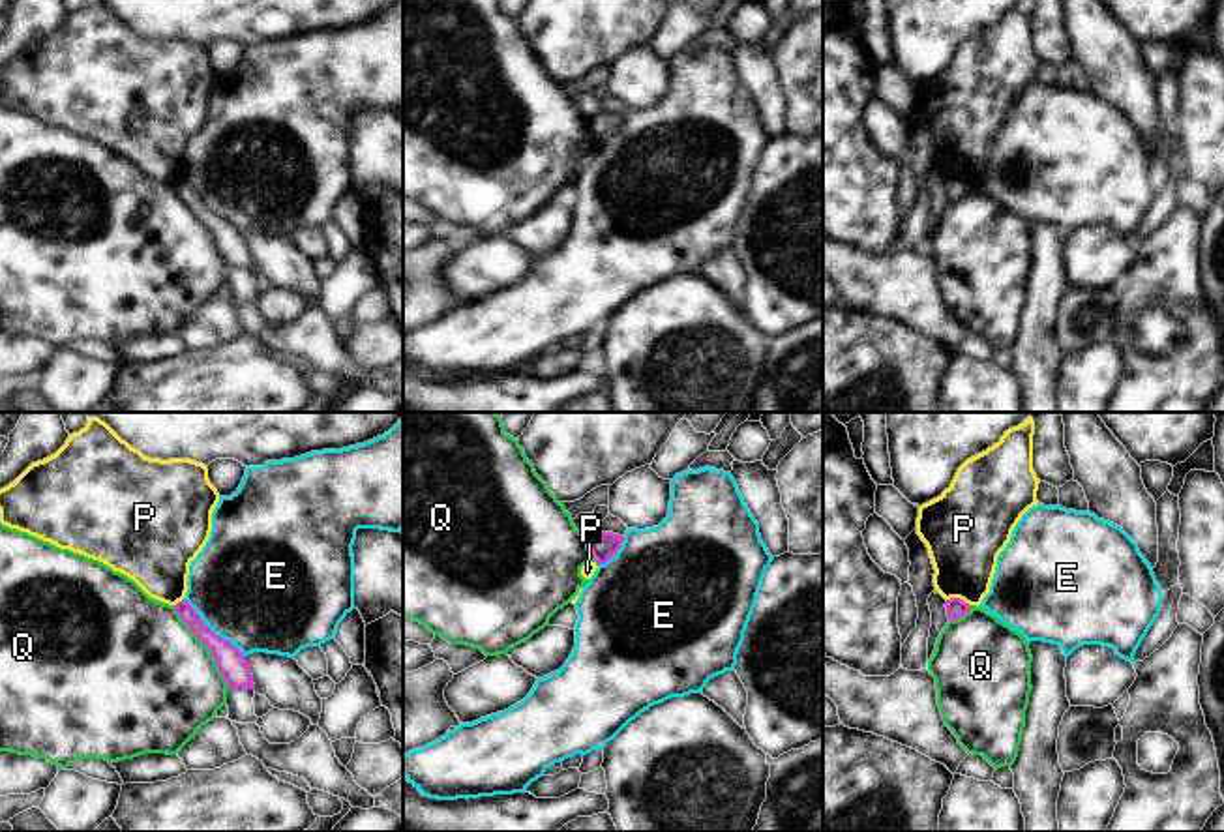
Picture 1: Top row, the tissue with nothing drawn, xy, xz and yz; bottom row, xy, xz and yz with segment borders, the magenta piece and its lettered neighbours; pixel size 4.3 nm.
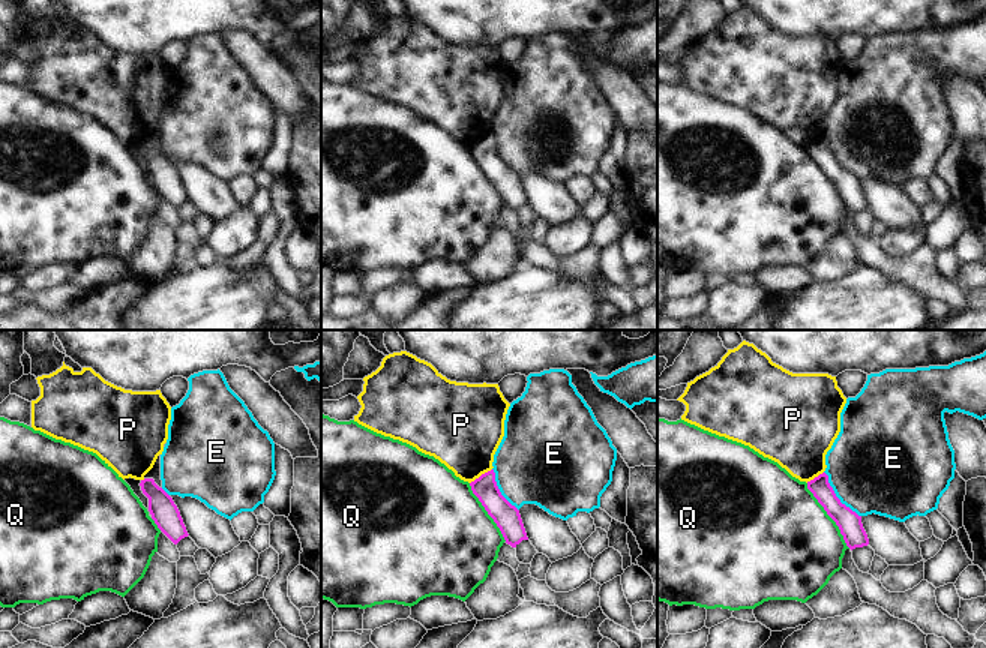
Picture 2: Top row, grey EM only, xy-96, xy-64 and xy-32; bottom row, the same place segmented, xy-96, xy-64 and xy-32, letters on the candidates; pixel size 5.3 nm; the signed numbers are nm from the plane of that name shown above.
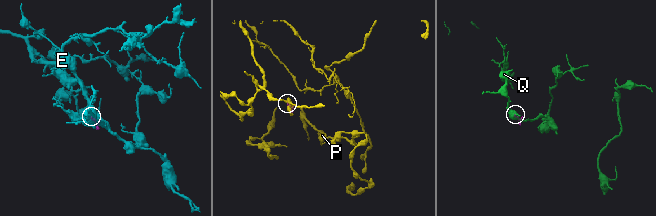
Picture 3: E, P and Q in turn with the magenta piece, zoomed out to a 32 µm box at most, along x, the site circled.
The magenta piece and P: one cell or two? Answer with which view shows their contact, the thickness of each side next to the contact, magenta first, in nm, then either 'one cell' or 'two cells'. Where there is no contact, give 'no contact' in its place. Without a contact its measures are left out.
contact in yz; calibres 90 and 320 nm; two cells

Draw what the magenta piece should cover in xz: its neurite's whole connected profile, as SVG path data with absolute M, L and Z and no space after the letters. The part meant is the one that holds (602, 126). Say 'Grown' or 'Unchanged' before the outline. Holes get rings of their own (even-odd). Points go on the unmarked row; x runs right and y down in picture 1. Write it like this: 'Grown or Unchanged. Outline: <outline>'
Unchanged. Outline: M600 112L589 122L589 129L598 144L605 144L620 129L624 116Z

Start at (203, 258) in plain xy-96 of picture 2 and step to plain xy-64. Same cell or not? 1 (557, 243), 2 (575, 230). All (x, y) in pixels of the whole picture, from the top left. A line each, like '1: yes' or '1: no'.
1: no
2: no

